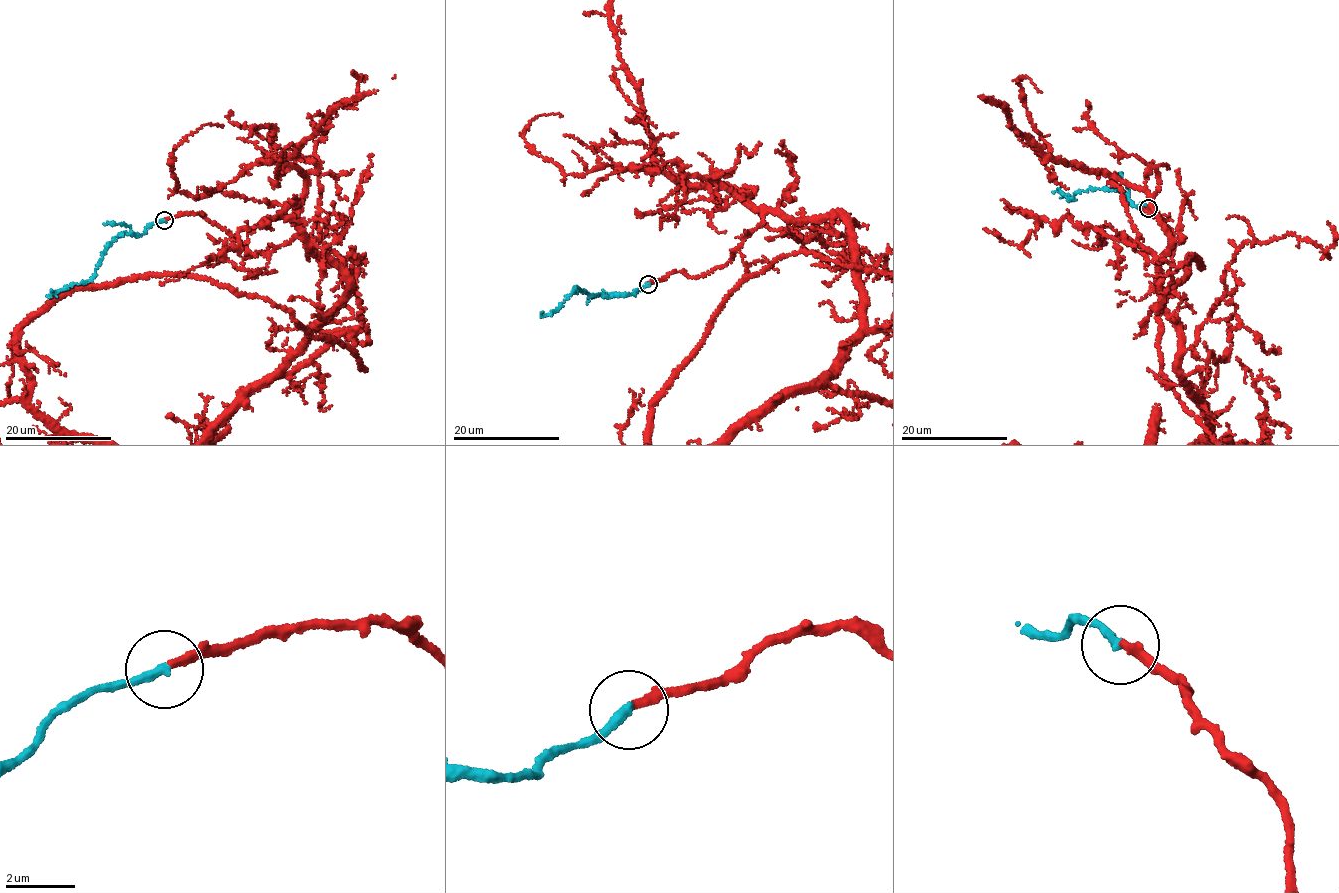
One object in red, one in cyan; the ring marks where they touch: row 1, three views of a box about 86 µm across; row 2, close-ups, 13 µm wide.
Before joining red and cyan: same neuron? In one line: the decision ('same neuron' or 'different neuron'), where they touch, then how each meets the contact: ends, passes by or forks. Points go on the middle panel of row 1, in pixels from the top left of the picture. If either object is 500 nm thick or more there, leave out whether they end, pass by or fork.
same neuron | (648, 284) | red ends | cyan ends

